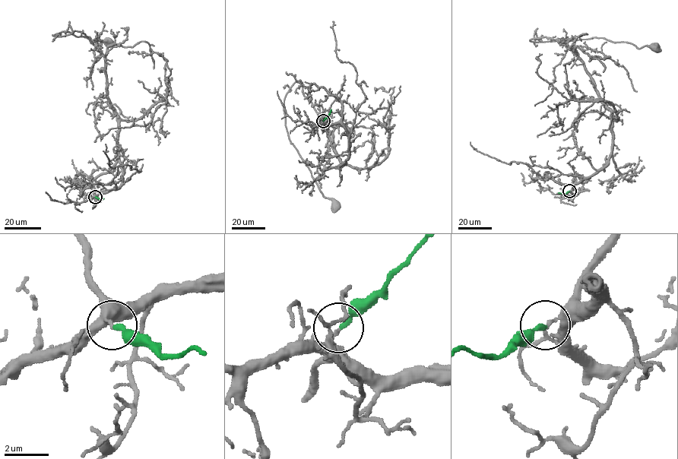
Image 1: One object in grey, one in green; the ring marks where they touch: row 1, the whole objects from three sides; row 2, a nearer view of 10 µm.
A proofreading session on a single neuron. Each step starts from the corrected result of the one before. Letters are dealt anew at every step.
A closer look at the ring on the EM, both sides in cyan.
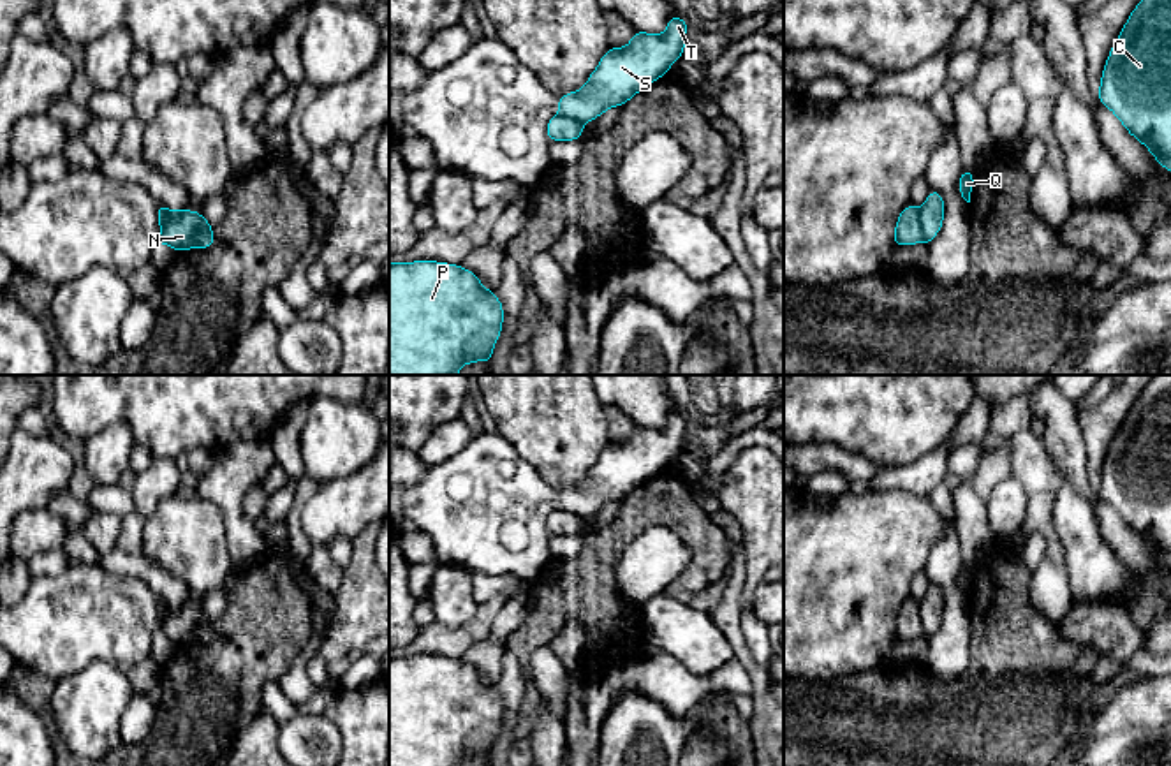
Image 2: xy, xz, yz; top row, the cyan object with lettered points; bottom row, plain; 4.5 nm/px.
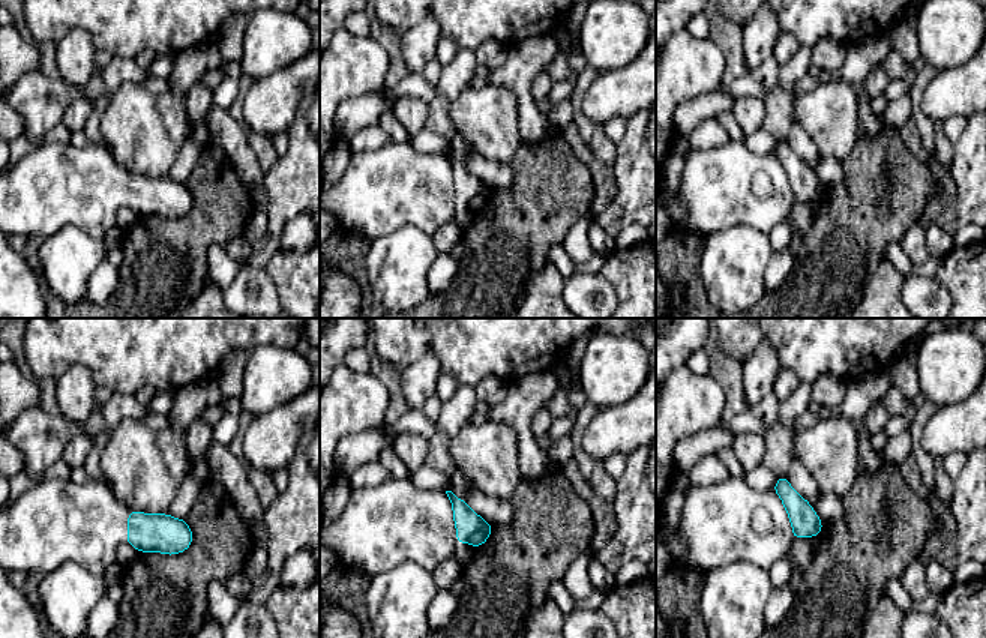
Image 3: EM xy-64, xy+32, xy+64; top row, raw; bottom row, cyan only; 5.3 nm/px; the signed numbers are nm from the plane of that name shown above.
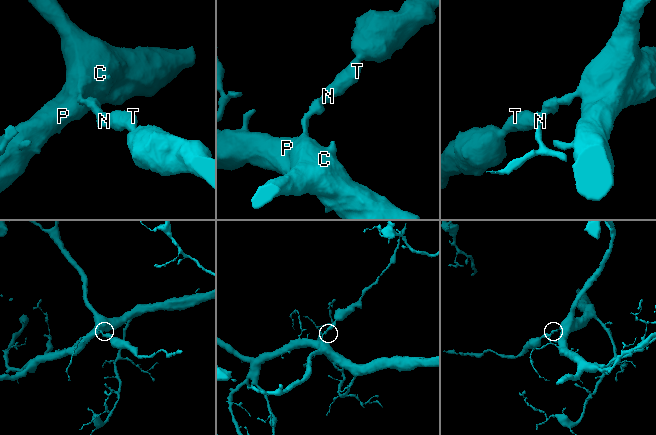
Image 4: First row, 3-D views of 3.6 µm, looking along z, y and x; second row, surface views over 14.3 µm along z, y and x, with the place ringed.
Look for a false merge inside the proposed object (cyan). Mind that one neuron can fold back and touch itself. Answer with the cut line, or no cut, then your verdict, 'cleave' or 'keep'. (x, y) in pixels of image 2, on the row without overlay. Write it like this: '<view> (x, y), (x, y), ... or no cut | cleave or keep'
yz (916, 604), (921, 636) | cleave

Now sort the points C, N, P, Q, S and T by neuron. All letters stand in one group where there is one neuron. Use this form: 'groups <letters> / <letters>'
groups C P Q / N S T

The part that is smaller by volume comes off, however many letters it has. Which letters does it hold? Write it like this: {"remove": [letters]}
{"remove": ["N", "S", "T"]}

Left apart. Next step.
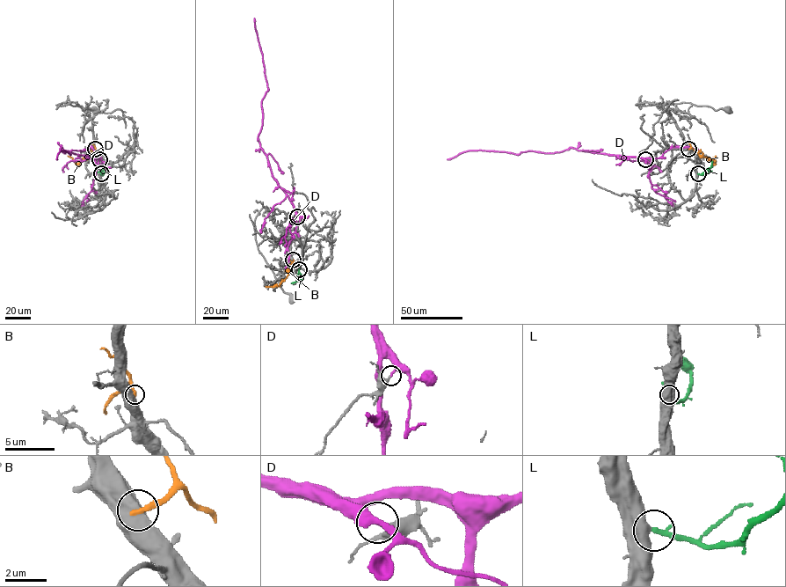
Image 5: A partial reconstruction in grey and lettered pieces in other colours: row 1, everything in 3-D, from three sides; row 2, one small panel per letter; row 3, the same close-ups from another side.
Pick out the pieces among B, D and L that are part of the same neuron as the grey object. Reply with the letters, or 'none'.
L

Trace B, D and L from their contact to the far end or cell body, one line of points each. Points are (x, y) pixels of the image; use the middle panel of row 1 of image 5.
B: (293, 260), (288, 275), (278, 285), (265, 287)
D: (297, 216), (291, 200), (272, 176), (267, 157), (258, 140), (262, 124), (261, 99), (268, 87), (254, 18)
L: (299, 269), (301, 283)

